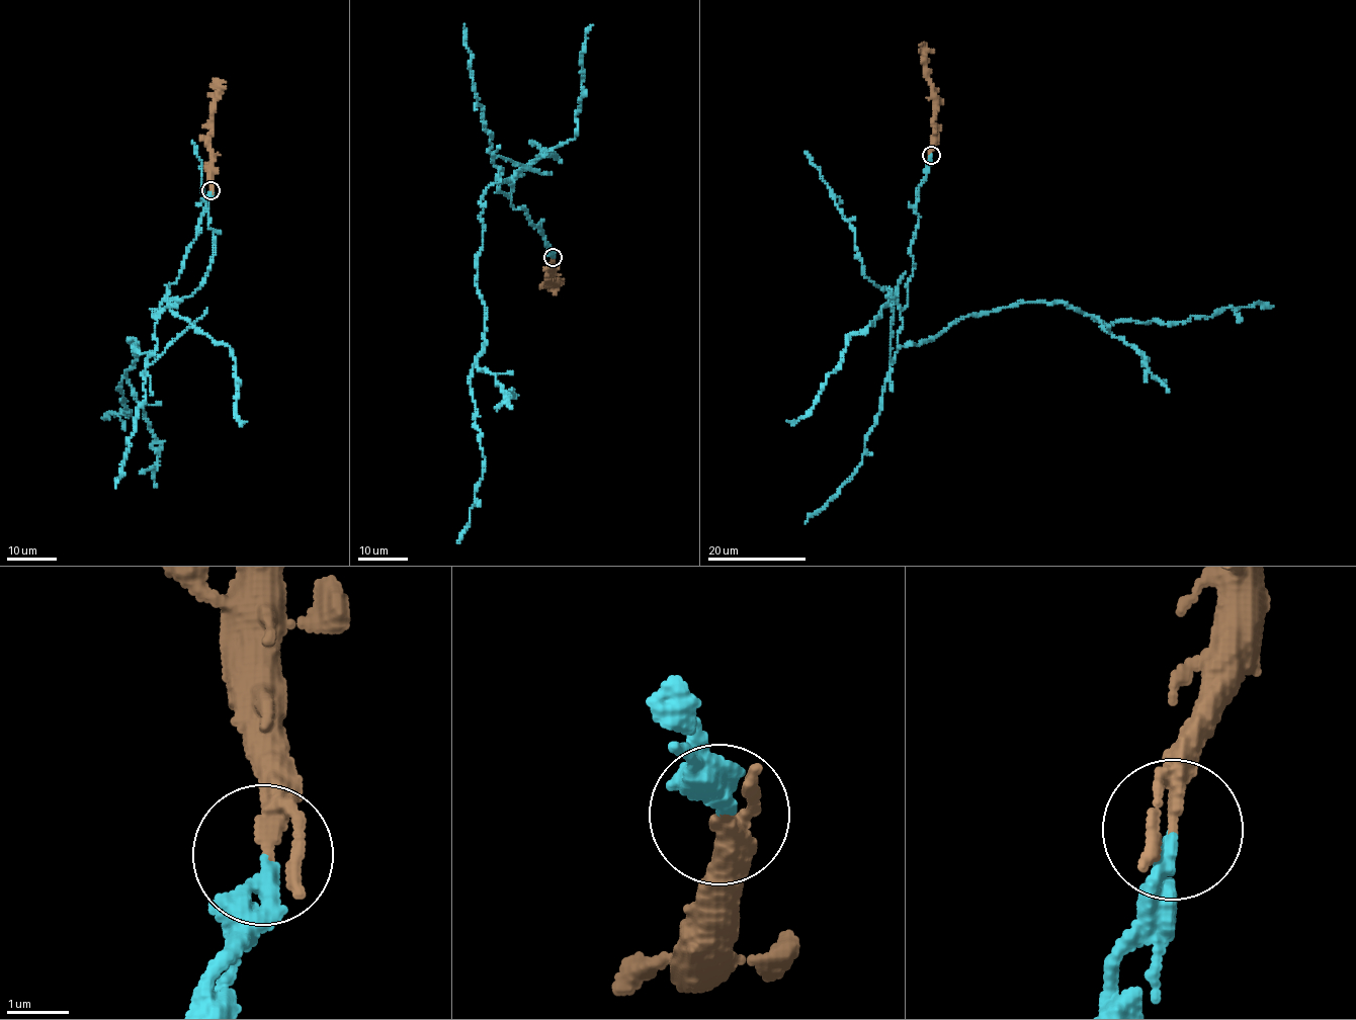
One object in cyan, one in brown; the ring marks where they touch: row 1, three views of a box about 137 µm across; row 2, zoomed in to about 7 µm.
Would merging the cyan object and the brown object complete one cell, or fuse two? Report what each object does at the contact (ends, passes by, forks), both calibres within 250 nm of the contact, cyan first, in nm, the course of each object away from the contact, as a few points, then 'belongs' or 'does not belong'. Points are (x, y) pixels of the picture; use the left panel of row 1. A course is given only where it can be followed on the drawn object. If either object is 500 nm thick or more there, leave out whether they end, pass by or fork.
cyan ends there; brown passes by; 260 nm thick on the cyan side, 170 nm on the other; cyan runs (210, 191), (154, 313), (153, 354), (129, 340), (136, 360), (117, 389), (129, 417), (109, 416); brown runs (210, 191), (210, 117), (218, 84), (225, 82); does not belong

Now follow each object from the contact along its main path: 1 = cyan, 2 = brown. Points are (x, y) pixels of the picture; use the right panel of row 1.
1: (930, 155), (899, 345), (1025, 303), (1061, 301), (1105, 324), (1164, 325), (1262, 306)
2: (930, 155), (935, 94), (928, 77), (926, 48), (920, 46)

